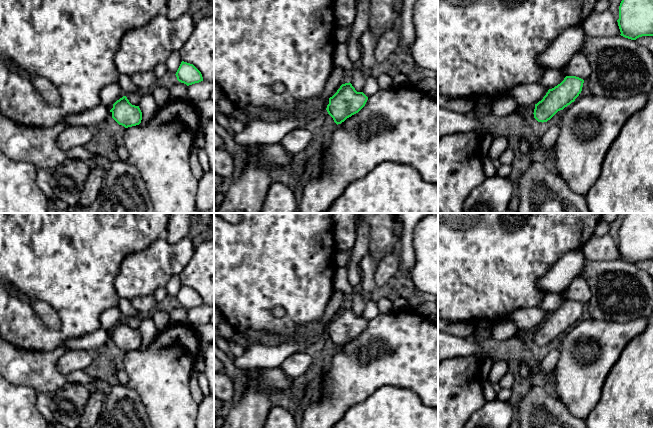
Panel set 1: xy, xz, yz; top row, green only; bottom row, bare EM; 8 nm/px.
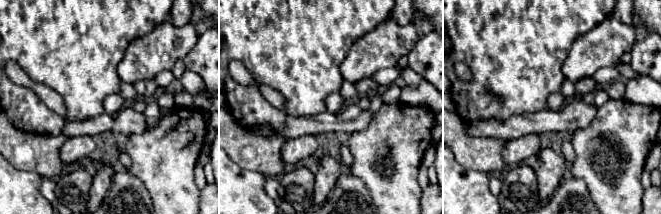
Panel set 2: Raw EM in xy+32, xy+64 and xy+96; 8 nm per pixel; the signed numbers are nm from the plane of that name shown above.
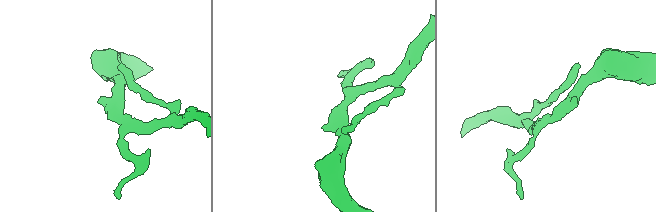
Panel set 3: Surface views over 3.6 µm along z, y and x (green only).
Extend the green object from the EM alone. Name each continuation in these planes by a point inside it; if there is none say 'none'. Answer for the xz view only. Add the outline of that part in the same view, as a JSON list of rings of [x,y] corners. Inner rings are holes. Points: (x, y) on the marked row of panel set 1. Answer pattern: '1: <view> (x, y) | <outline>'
1: xz (250, 113) | [[[324,94],[305,100],[298,107],[289,113],[282,113],[276,109],[269,109],[263,106],[248,105],[244,108],[234,108],[230,114],[233,118],[239,120],[243,125],[254,121],[278,122],[287,119],[304,119],[311,117],[317,109],[326,110],[329,99]]]

